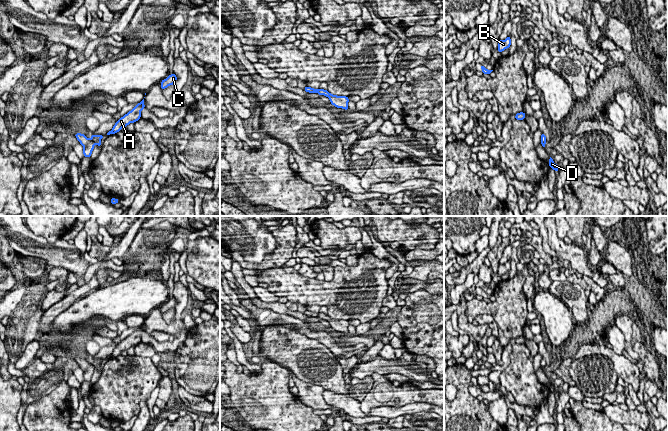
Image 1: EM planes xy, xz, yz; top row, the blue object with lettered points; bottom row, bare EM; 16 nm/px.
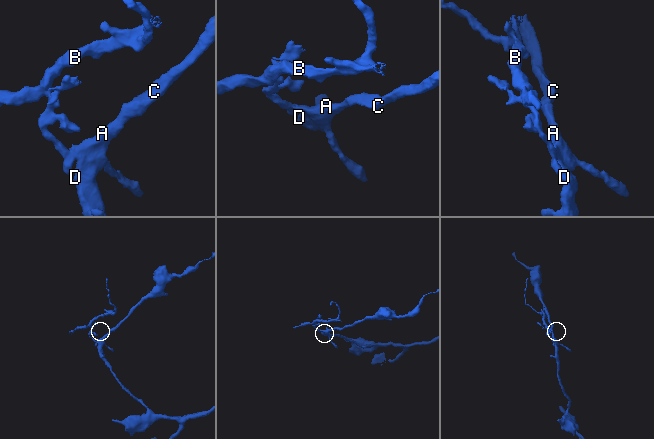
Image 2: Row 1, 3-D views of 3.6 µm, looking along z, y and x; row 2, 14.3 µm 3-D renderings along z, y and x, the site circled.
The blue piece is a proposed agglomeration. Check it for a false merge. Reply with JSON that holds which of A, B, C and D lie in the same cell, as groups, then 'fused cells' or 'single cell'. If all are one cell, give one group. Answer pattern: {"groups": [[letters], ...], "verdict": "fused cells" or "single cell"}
{"groups": [["A", "C", "D"], ["B"]], "verdict": "fused cells"}

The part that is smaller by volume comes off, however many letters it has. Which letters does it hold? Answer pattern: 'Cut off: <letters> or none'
Cut off: B

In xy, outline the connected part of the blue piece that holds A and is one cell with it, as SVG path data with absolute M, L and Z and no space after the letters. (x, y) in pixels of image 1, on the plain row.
M144 323L140 327L138 327L131 335L129 335L127 338L117 344L112 354L107 356L106 360L110 358L115 358L121 355L123 351L126 351L130 347L135 347L136 345L138 345L141 342L141 335L145 332L143 326Z

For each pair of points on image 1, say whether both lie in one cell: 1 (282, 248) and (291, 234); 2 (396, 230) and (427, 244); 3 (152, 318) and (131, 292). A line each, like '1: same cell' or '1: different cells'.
1: same cell
2: same cell
3: different cells

